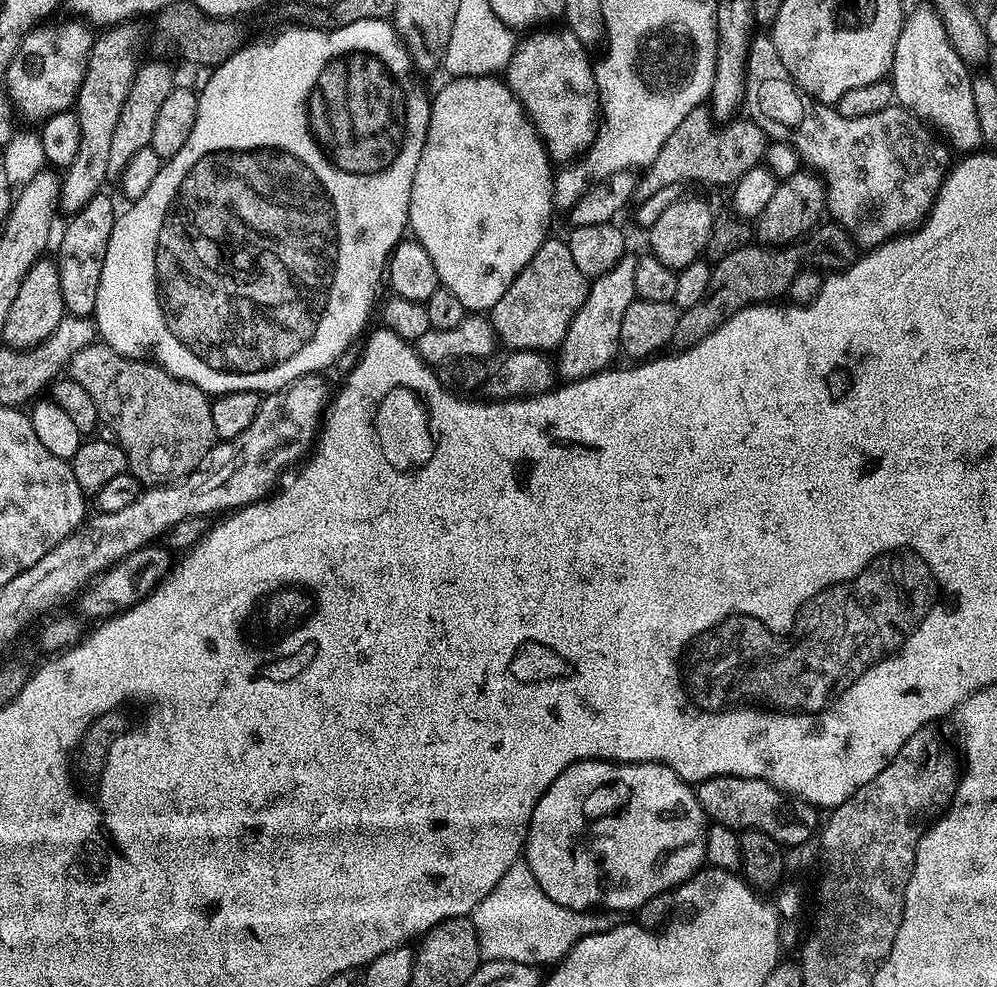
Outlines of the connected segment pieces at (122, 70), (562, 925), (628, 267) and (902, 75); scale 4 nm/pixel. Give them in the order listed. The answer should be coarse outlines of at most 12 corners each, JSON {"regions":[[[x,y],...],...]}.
{"regions":[[[139,23],[105,27],[76,96],[78,155],[58,208],[75,214],[109,179],[118,114],[142,65]],[[527,862],[471,912],[483,959],[552,966],[625,913],[558,906]],[[635,255],[589,283],[558,349],[565,381],[618,356]],[[940,17],[905,19],[895,103],[953,149],[981,147],[969,65]]]}

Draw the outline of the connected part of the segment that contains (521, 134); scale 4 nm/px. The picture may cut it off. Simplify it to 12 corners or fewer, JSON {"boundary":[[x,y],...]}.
{"boundary":[[503,79],[431,97],[408,228],[484,314],[549,239],[554,161]]}

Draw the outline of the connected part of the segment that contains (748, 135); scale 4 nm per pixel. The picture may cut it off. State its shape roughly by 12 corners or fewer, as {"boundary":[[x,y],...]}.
{"boundary":[[690,110],[635,199],[666,186],[728,184],[765,159],[754,121]]}

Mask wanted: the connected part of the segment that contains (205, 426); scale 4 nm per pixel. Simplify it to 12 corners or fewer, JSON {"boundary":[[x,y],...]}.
{"boundary":[[109,344],[66,372],[141,485],[218,443],[209,393]]}

